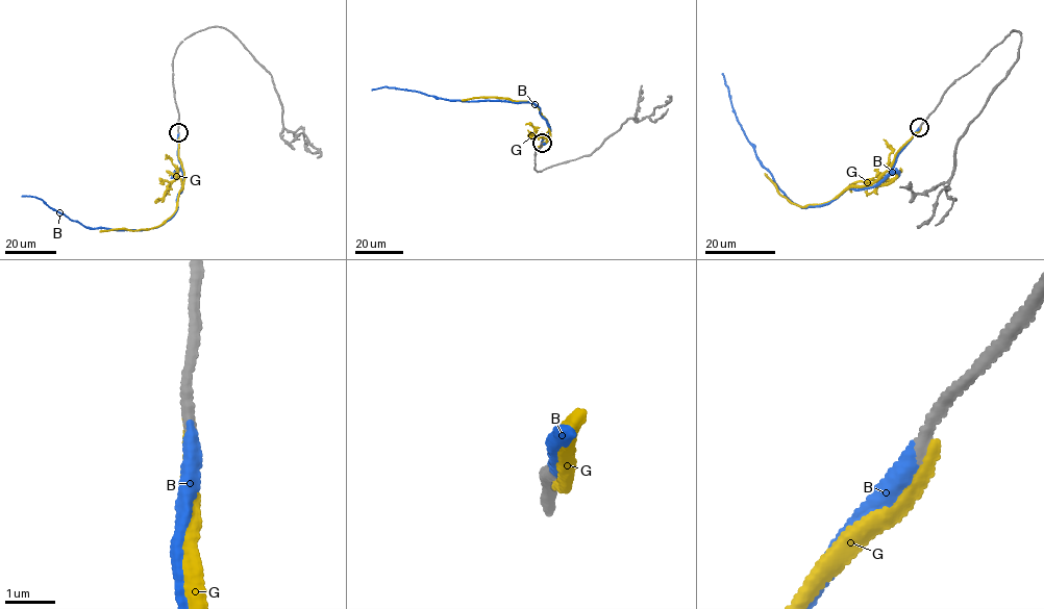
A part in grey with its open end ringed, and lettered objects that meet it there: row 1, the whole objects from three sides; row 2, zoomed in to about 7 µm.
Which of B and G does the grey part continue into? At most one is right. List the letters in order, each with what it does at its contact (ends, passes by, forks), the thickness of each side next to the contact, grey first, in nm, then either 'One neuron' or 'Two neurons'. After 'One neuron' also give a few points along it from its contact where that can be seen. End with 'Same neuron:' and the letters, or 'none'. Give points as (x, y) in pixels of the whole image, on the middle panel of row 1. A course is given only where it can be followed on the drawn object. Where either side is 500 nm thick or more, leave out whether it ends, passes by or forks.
B: It ends there. Thickness 240 nm (grey) against 360 nm. One neuron. Its course: (542, 142), (550, 129), (541, 109), (531, 103), (451, 101), (392, 87), (371, 90)
G: It ends there. Thickness 240 nm (grey) against 240 nm. Two neurons
Same neuron: B

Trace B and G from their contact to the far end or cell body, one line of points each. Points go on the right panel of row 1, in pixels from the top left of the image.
B: (919, 127), (880, 181), (848, 188), (826, 204), (801, 207), (762, 165), (734, 111), (722, 74)
G: (920, 127), (877, 179), (853, 185), (818, 205), (802, 206), (792, 202), (765, 174)

